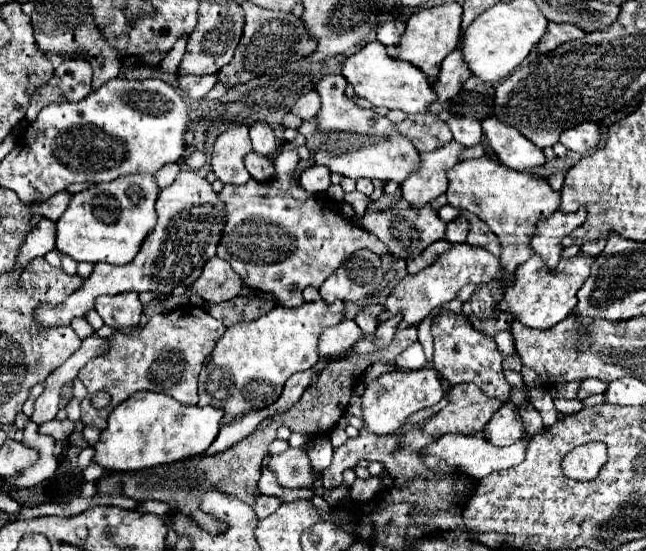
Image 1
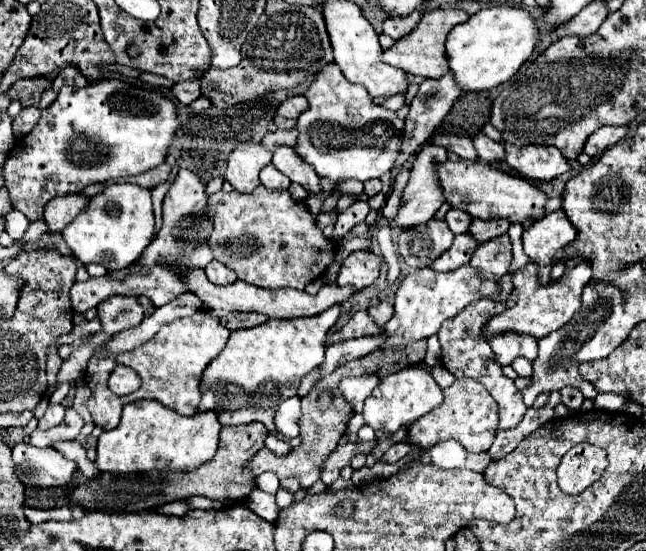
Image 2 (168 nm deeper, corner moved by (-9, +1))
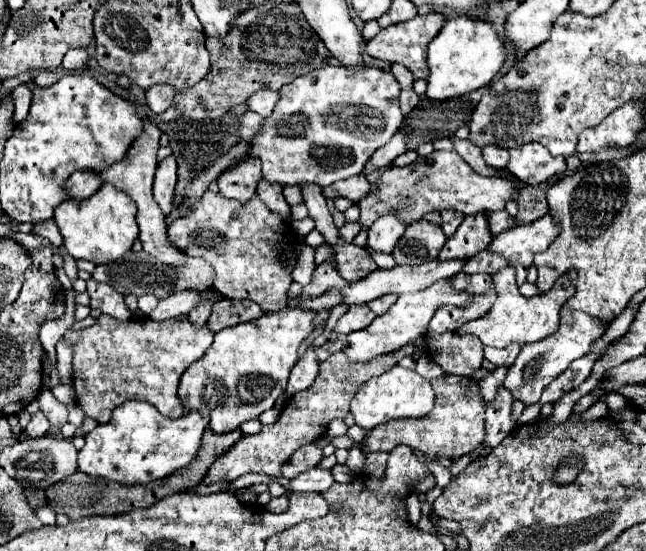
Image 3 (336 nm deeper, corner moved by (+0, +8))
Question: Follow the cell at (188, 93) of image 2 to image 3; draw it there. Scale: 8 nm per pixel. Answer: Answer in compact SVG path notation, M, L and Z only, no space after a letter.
M154 85L152 89L146 91L146 99L148 99L148 107L152 109L152 113L162 113L172 105L174 99L174 89L170 85Z

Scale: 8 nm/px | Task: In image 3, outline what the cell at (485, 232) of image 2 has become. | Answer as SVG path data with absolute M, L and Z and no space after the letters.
M506 211L490 213L488 219L490 219L490 229L492 229L494 235L498 235L498 233L502 233L502 231L506 231L506 229L510 229L510 227L516 225L516 217L508 215Z

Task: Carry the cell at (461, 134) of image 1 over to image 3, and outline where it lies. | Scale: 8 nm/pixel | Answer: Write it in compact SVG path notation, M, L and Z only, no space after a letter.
M488 145L486 149L482 149L482 155L484 155L484 161L494 169L504 169L508 165L508 151L506 149Z

